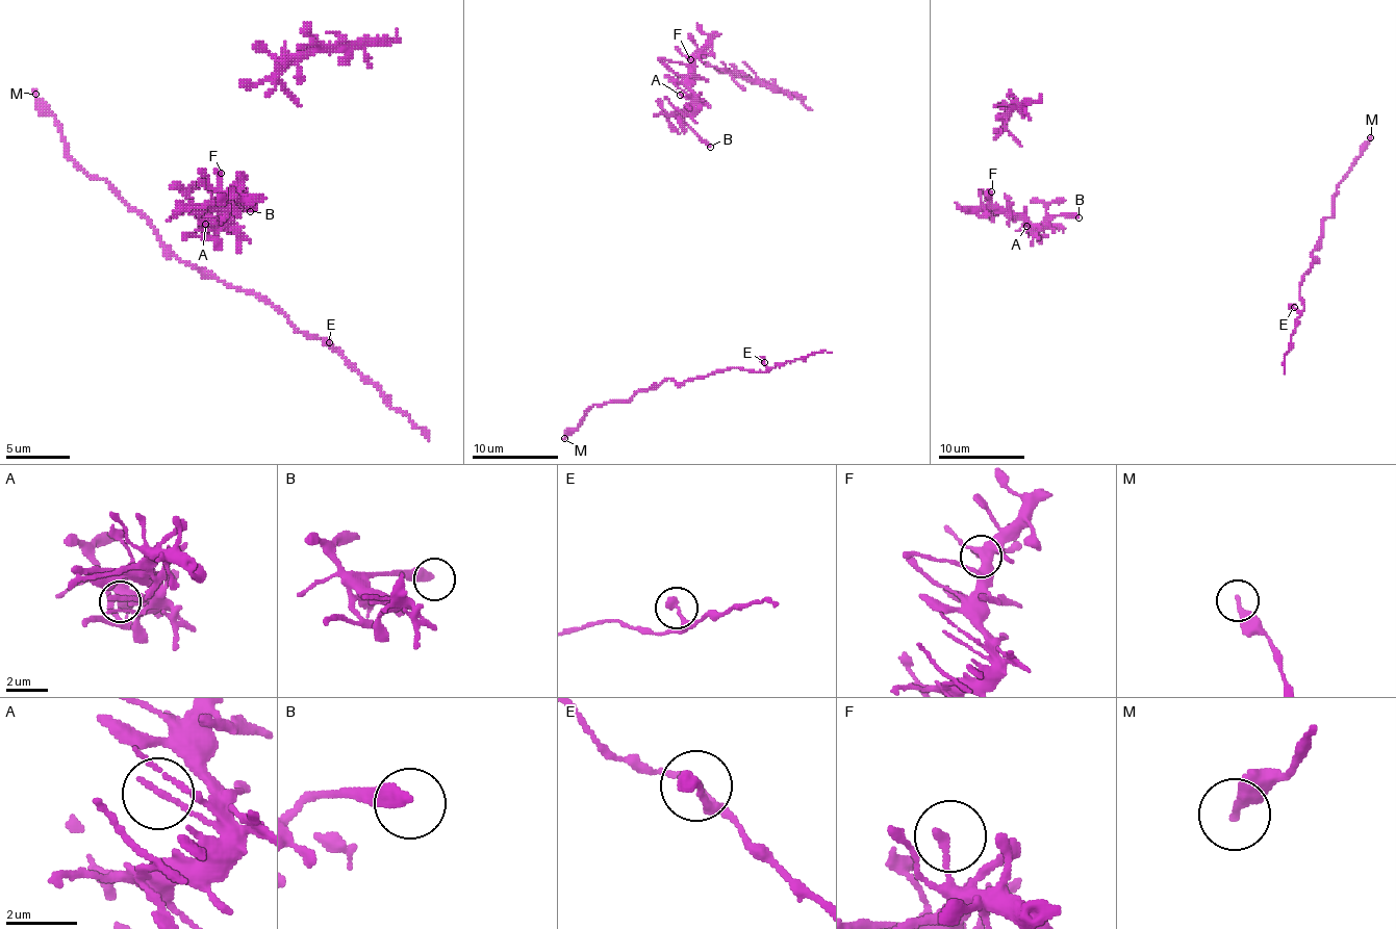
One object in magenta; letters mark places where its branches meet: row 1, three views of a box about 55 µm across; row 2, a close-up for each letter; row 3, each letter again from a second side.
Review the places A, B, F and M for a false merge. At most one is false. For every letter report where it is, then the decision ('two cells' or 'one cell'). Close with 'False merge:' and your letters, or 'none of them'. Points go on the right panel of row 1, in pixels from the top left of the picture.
A: place (1026, 226); one cell
B: place (1079, 217); one cell
F: place (991, 191); one cell
M: place (1370, 137); one cell
False merge: none of them

